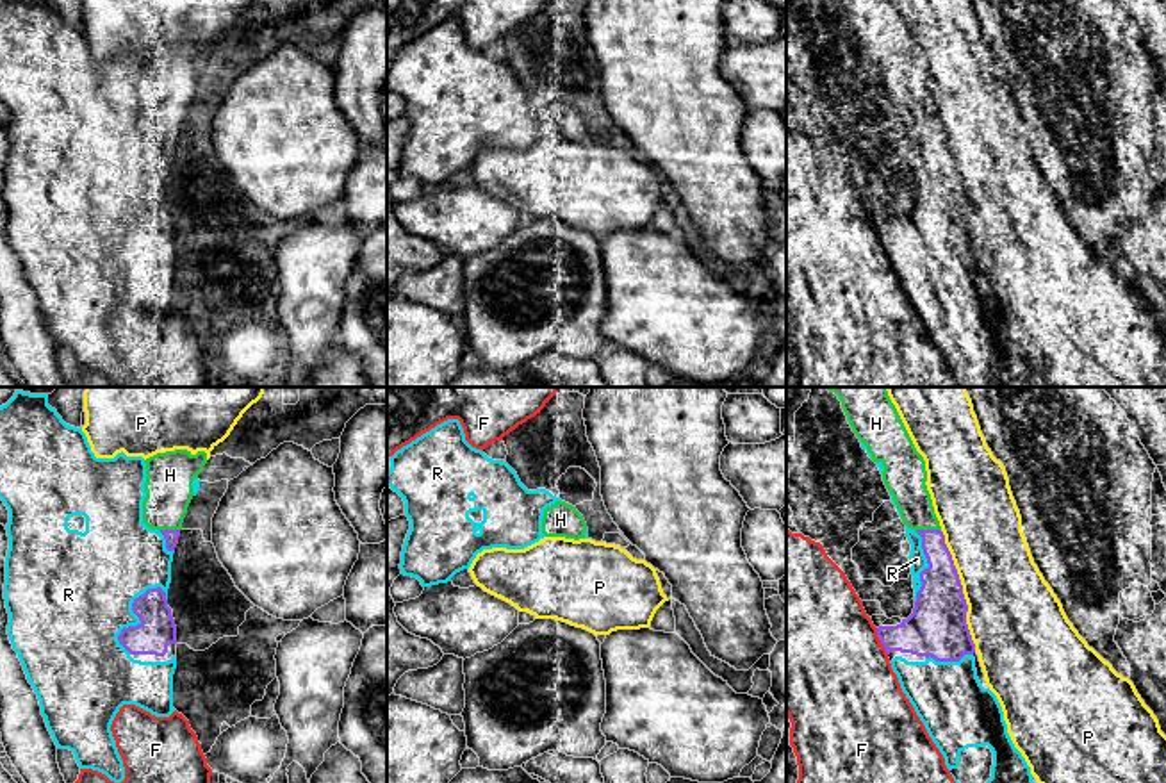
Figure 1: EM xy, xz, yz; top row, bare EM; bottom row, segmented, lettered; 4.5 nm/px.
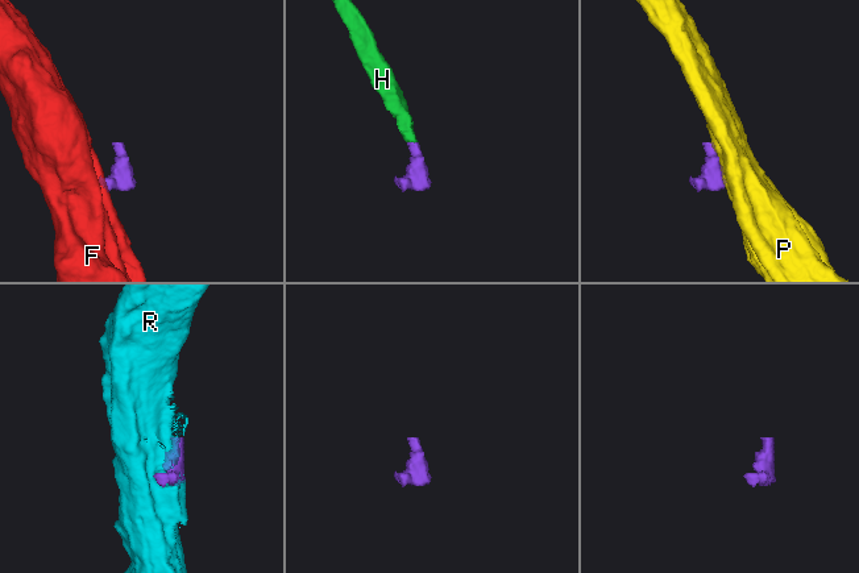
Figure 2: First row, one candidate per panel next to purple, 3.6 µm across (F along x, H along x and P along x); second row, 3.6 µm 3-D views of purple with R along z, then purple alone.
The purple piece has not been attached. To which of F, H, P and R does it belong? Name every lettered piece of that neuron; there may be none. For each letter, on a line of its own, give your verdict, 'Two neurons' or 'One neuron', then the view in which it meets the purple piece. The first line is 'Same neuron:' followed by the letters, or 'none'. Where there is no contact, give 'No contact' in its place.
Same neuron: H
F: Two neurons. Touches purple in yz
H: One neuron. Touches purple in yz
P: Two neurons. Touches purple in yz
R: Two neurons. Touches purple in xy

